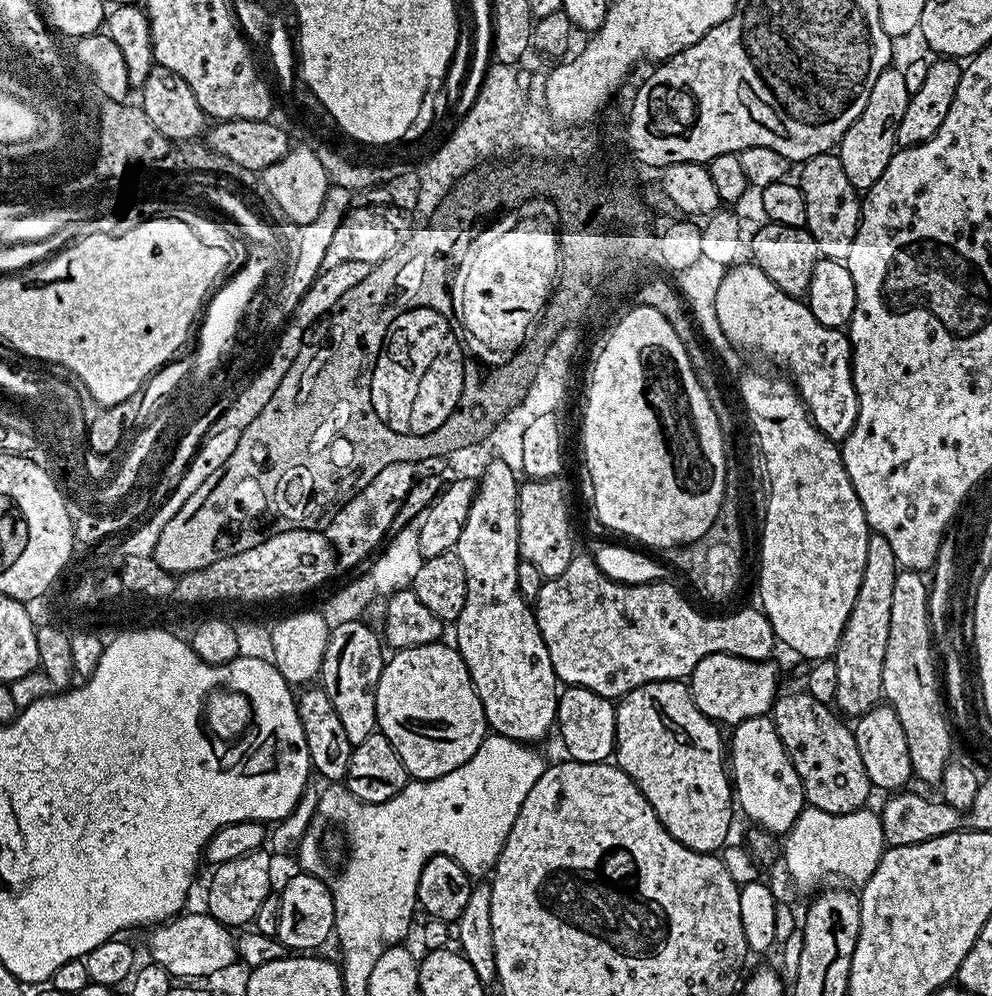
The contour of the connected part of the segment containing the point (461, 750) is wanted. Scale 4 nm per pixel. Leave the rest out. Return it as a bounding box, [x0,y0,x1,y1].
[375,643,489,780]

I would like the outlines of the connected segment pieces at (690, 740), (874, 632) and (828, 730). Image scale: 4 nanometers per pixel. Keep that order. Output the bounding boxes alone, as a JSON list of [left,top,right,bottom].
[[614,680,734,853],[834,531,898,718],[770,690,874,815]]

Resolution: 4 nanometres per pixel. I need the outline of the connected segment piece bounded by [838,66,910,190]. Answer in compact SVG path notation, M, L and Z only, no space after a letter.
M890 66L885 72L878 74L874 87L870 90L870 98L866 98L866 106L862 106L862 114L854 118L840 140L838 155L842 170L846 170L846 178L850 178L857 190L874 186L874 182L882 178L882 170L886 170L892 153L897 151L898 122L902 122L902 114L906 114L909 95L903 71L899 67Z

